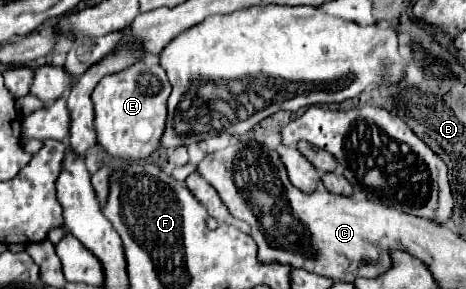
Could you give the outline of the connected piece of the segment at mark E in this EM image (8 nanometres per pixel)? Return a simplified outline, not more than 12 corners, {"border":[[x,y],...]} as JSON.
{"border":[[157,59],[101,79],[97,143],[151,157],[171,83]]}

